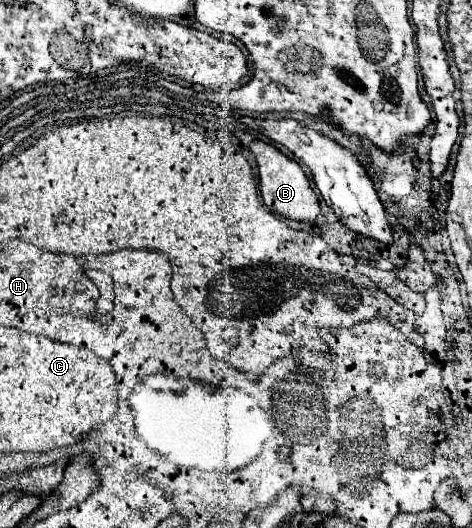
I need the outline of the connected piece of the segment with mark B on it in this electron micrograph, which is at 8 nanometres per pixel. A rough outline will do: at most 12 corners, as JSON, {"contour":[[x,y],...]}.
{"contour":[[252,140],[264,204],[284,218],[312,222],[314,190],[296,160]]}

